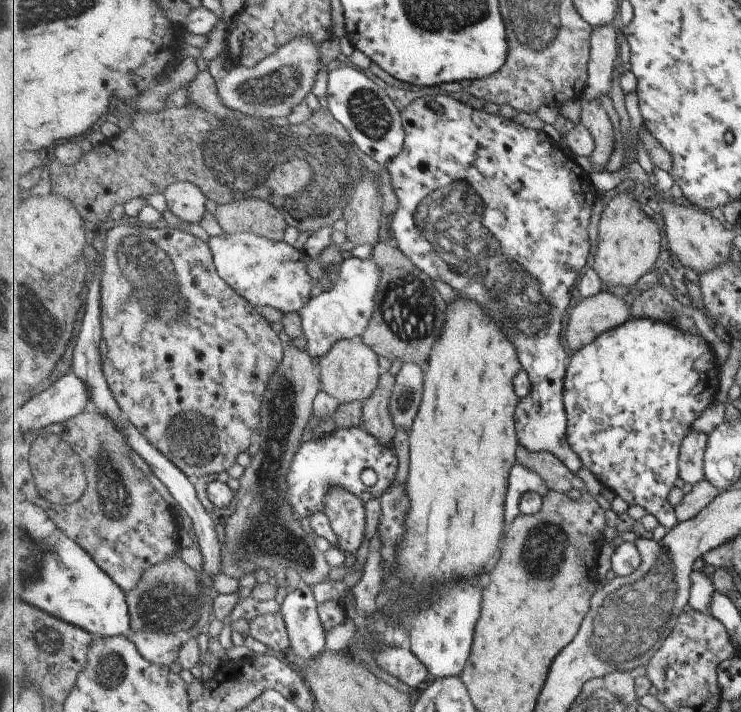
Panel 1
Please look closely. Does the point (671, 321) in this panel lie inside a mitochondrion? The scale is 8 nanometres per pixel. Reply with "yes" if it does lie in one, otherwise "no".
no

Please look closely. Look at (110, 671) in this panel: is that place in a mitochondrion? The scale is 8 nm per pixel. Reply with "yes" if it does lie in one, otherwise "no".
yes

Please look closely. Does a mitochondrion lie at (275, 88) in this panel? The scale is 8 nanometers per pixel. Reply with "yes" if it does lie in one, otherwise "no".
yes

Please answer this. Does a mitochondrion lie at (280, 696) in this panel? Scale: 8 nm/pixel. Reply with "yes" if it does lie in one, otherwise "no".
no

